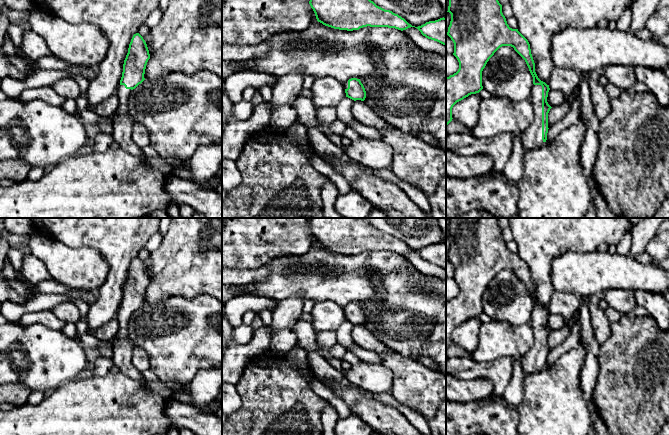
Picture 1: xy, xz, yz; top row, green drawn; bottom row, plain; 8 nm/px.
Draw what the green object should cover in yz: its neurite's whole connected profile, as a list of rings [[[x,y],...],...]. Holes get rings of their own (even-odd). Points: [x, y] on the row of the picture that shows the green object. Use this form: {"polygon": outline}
{"polygon": [[[449,0],[448,11],[451,21],[447,35],[454,43],[453,55],[459,62],[459,69],[453,75],[446,77],[446,126],[452,121],[453,106],[471,94],[482,89],[482,71],[489,59],[502,46],[511,46],[525,60],[533,77],[531,101],[534,106],[534,121],[521,134],[523,148],[526,151],[538,150],[545,146],[548,133],[548,113],[552,108],[548,102],[549,85],[541,81],[535,72],[535,63],[528,40],[507,24],[502,13],[502,5],[498,0]]]}

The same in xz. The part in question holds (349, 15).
{"polygon": [[[310,0],[309,4],[317,21],[334,29],[353,31],[370,26],[403,31],[415,27],[371,0]]]}

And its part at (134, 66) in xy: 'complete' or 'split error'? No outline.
split error

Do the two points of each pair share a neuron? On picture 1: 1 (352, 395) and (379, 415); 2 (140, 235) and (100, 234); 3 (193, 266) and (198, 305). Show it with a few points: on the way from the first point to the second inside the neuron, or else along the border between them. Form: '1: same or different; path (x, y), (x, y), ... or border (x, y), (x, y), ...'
1: same; path (359, 401), (372, 412)
2: same; path (130, 234), (110, 234)
3: different; border (173, 296), (193, 298), (208, 294), (211, 297)

